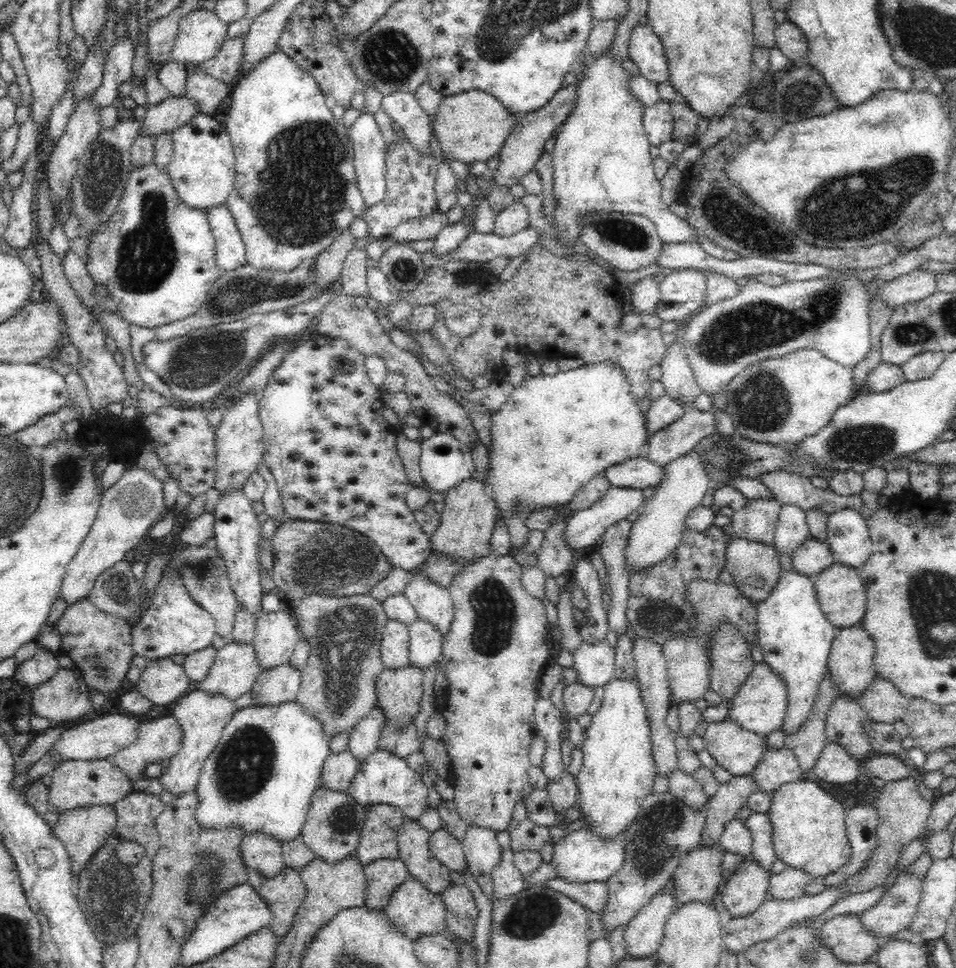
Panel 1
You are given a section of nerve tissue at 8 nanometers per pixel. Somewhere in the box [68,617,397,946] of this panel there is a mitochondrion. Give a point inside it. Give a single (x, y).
(111, 894)

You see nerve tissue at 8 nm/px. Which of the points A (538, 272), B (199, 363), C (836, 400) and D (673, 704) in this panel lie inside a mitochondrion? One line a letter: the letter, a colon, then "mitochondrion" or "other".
A: other
B: mitochondrion
C: other
D: other

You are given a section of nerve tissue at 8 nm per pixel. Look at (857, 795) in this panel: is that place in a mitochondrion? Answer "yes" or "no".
no

